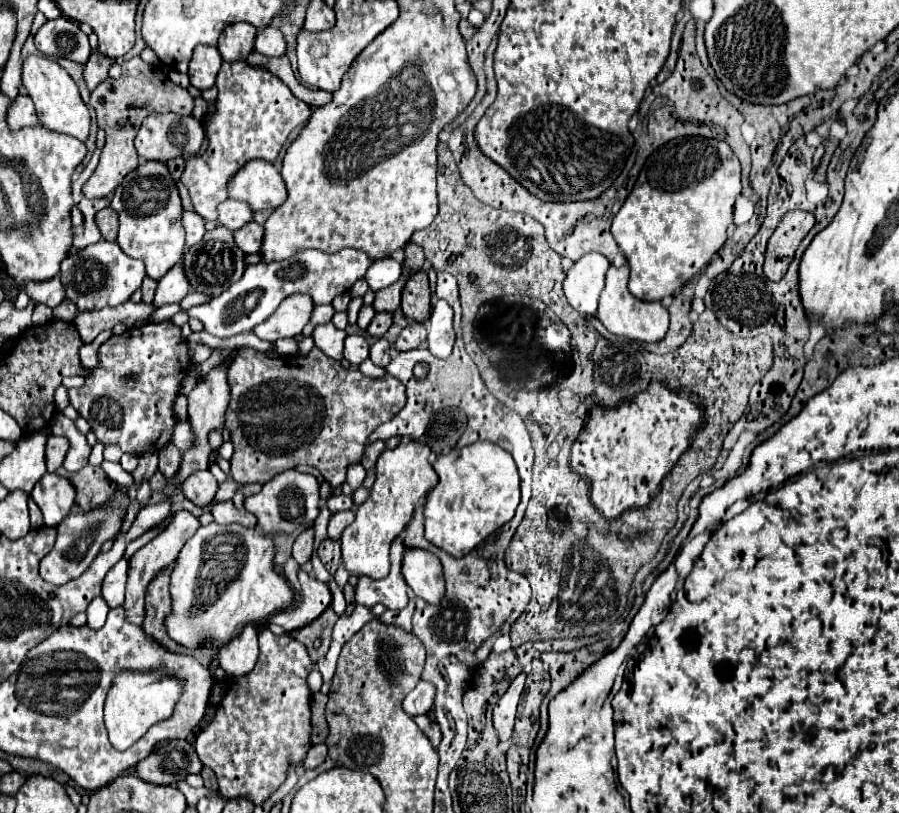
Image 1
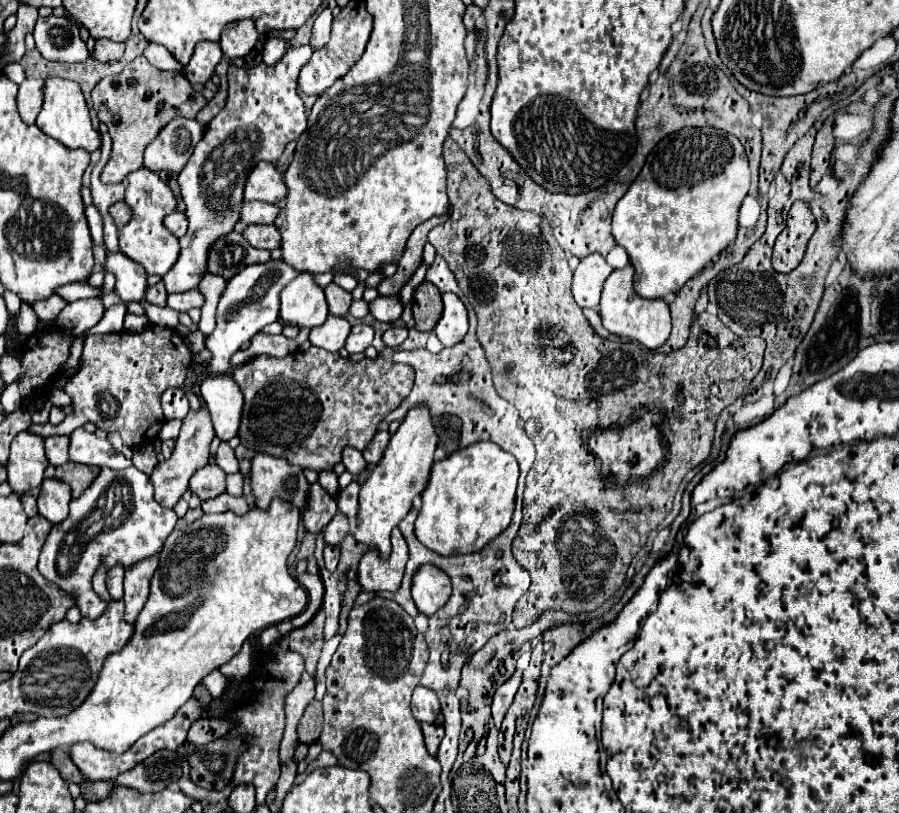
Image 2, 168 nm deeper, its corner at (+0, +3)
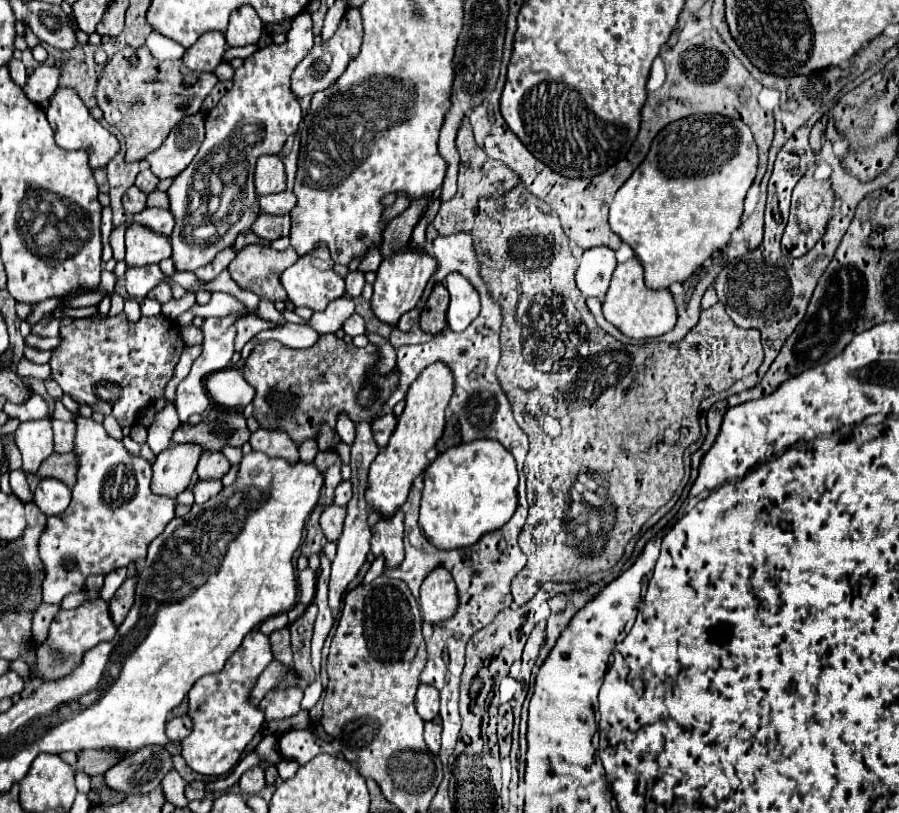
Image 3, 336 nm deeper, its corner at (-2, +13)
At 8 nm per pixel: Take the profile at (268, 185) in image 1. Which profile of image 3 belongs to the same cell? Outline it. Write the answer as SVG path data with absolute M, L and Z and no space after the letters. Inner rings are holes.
M260 156L256 164L254 182L256 182L258 196L286 190L286 172L280 156Z

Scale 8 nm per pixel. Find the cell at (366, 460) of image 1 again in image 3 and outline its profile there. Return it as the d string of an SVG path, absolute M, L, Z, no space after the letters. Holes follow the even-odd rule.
M386 412L374 420L374 438L380 448L384 448L396 428L396 416L392 412Z

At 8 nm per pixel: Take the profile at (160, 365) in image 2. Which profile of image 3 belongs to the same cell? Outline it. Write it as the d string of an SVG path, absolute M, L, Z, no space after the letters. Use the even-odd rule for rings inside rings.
M124 312L106 318L78 318L72 324L60 328L60 338L62 342L48 362L52 368L52 380L56 380L62 392L72 396L78 404L88 404L104 416L112 414L122 428L134 426L138 422L138 412L146 410L158 398L162 398L164 386L168 384L168 380L172 380L174 368L184 350L180 326L162 314L154 318L142 316L138 322L130 322Z

